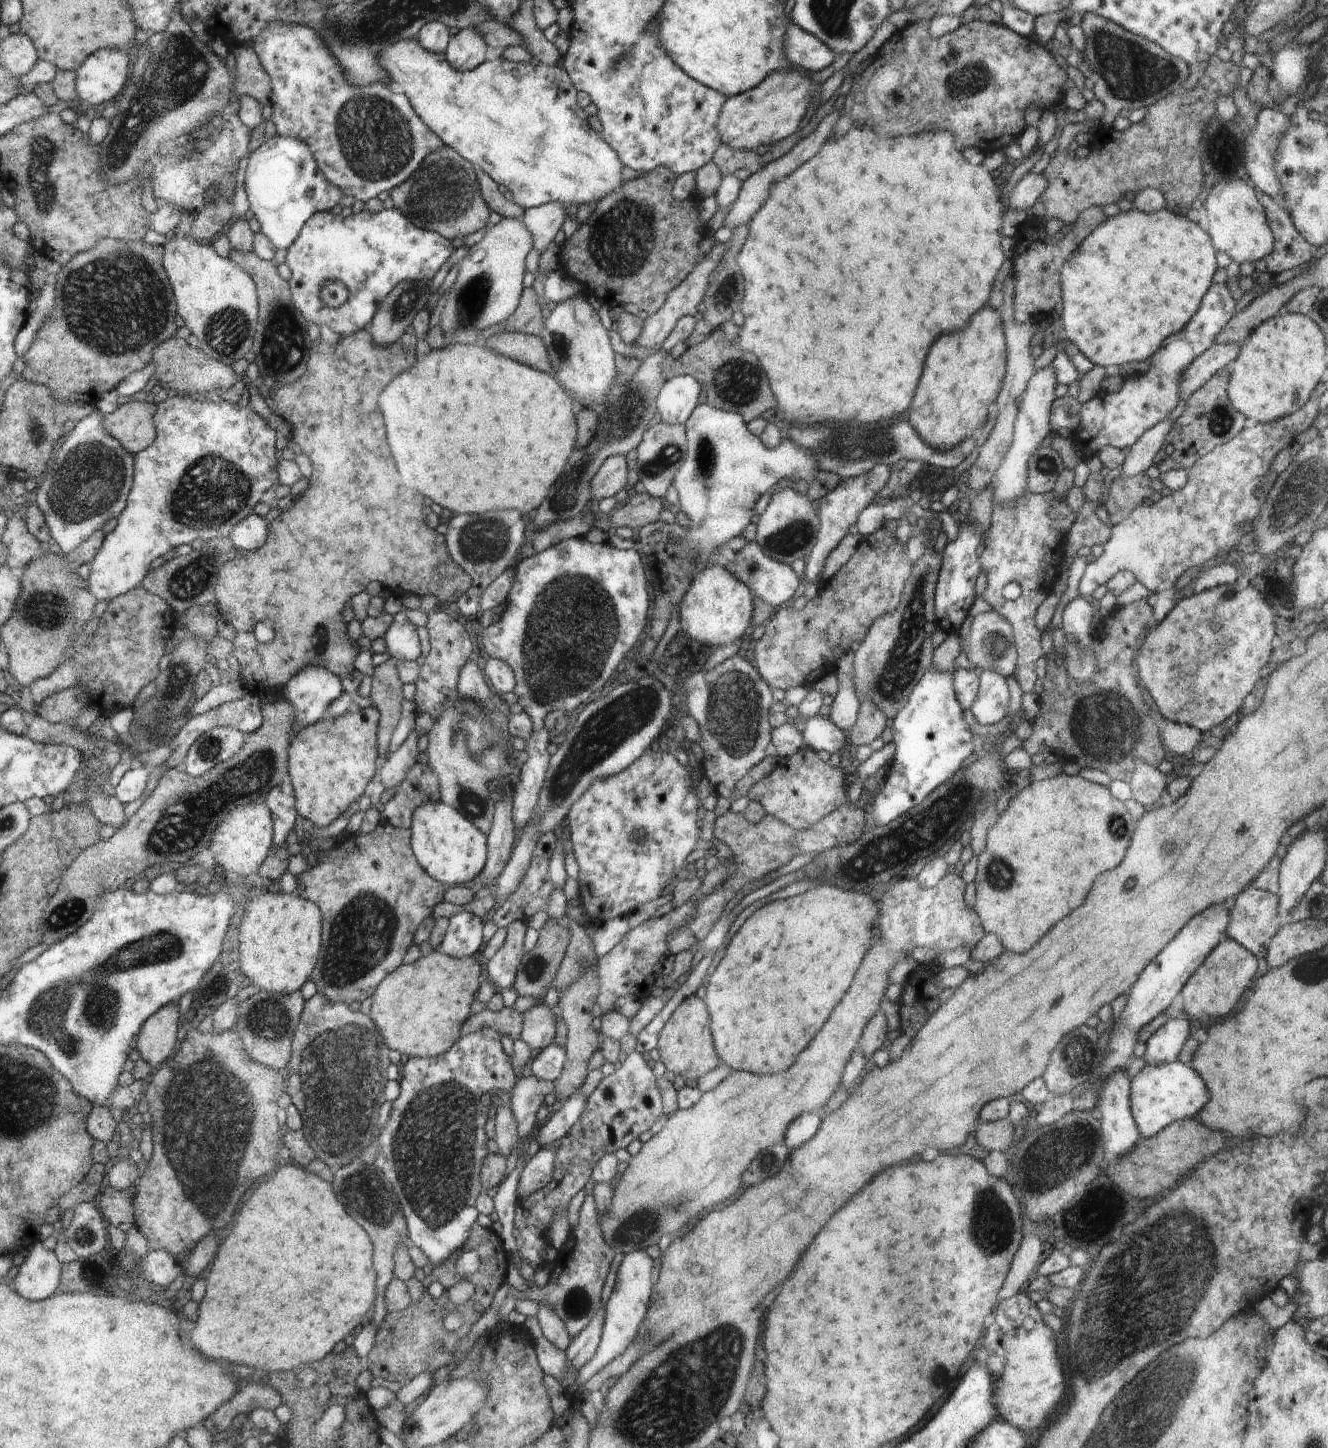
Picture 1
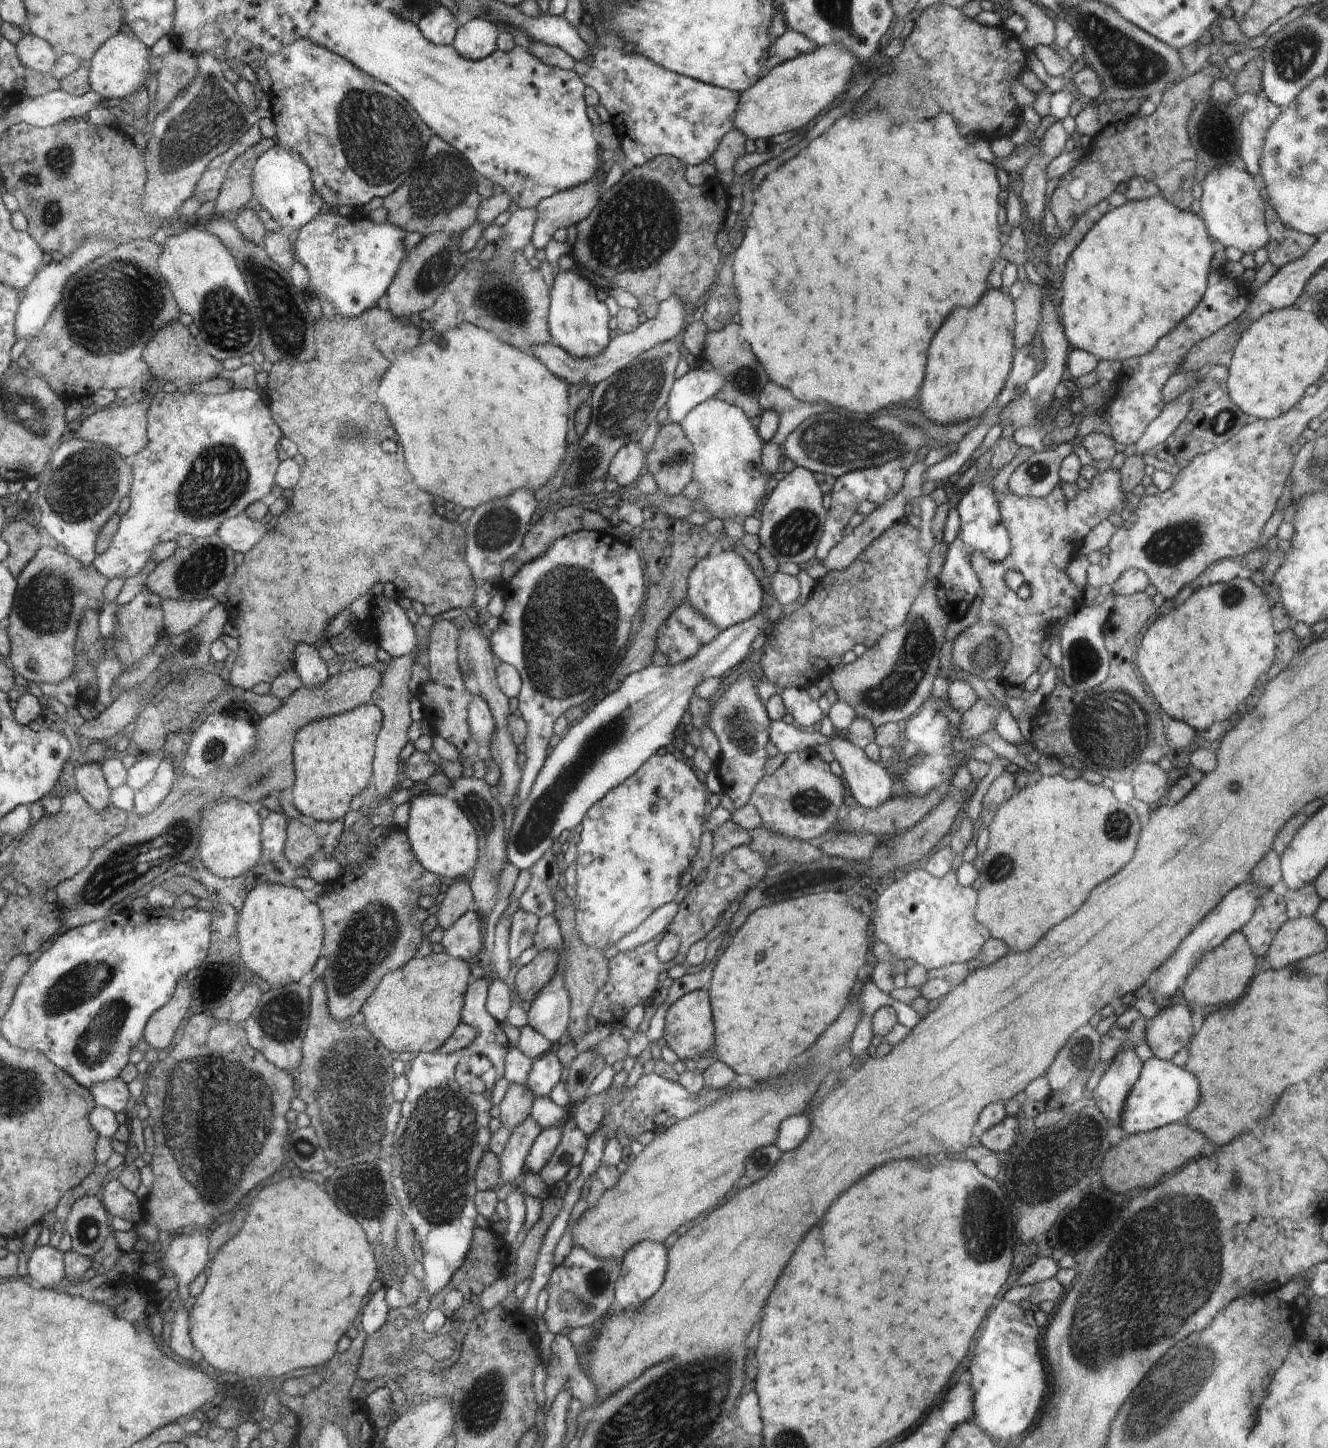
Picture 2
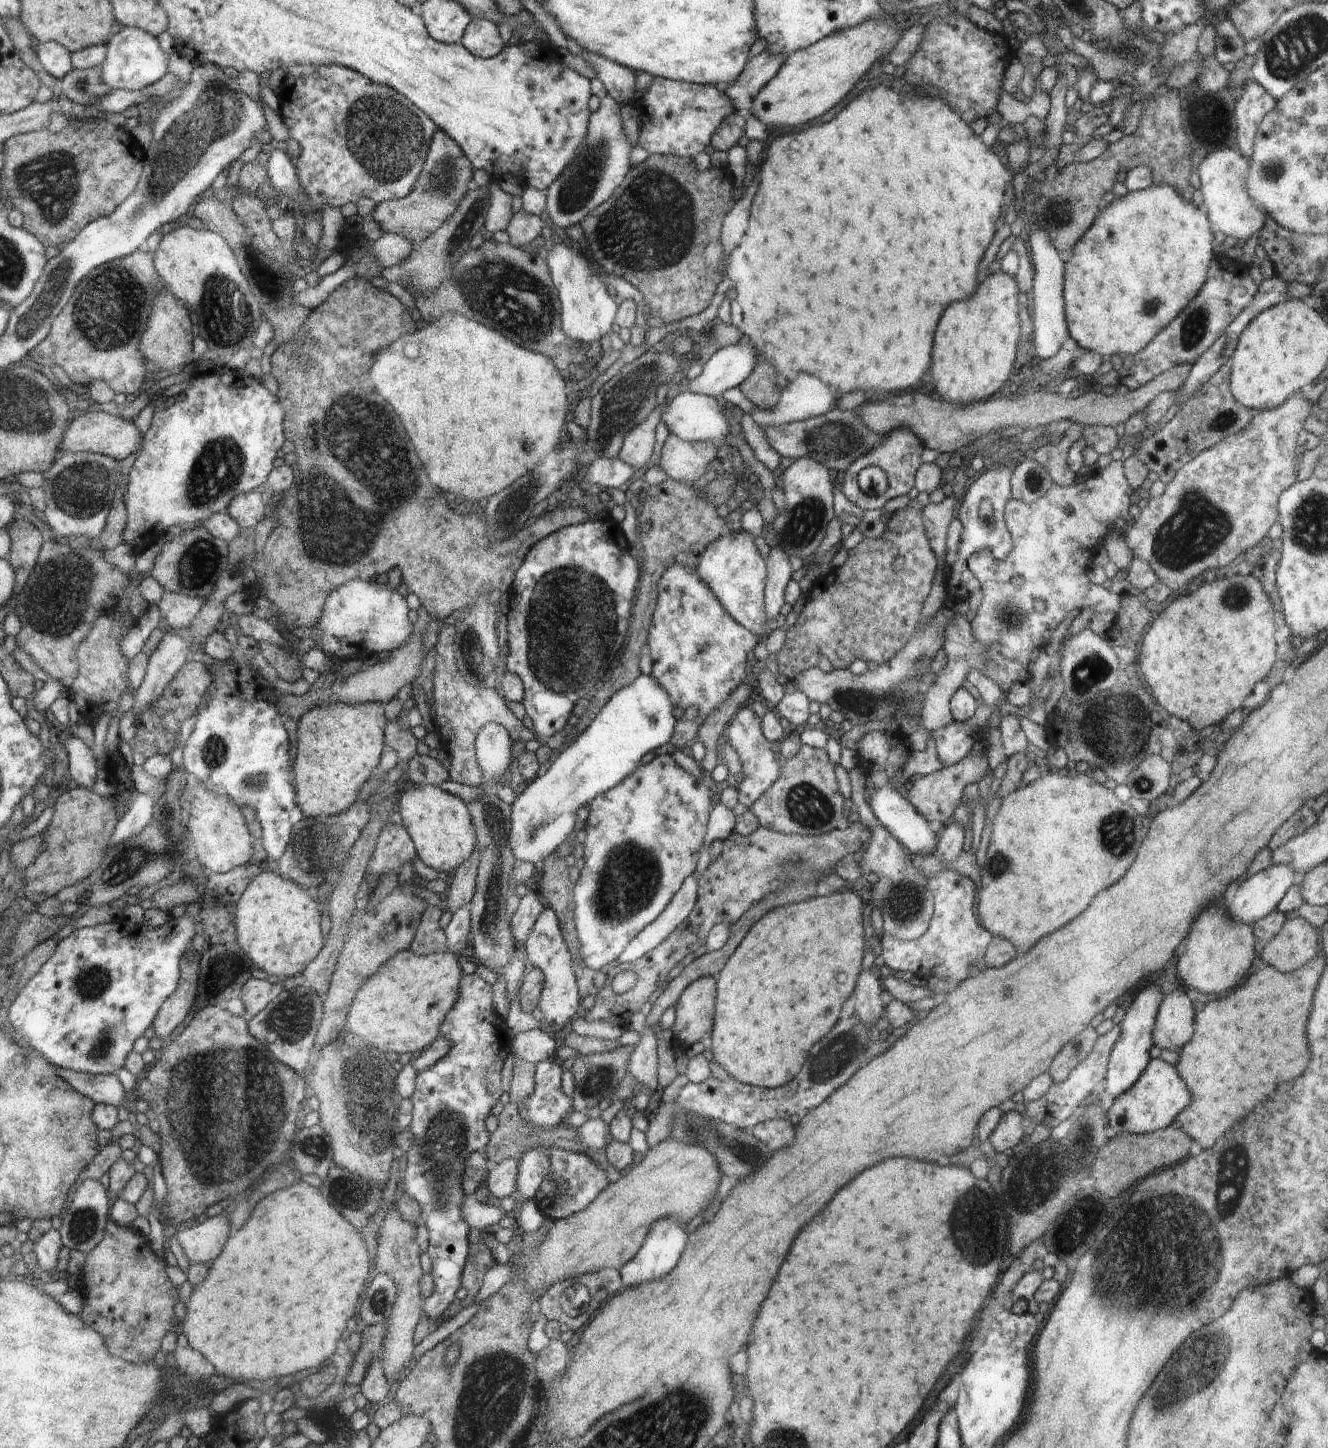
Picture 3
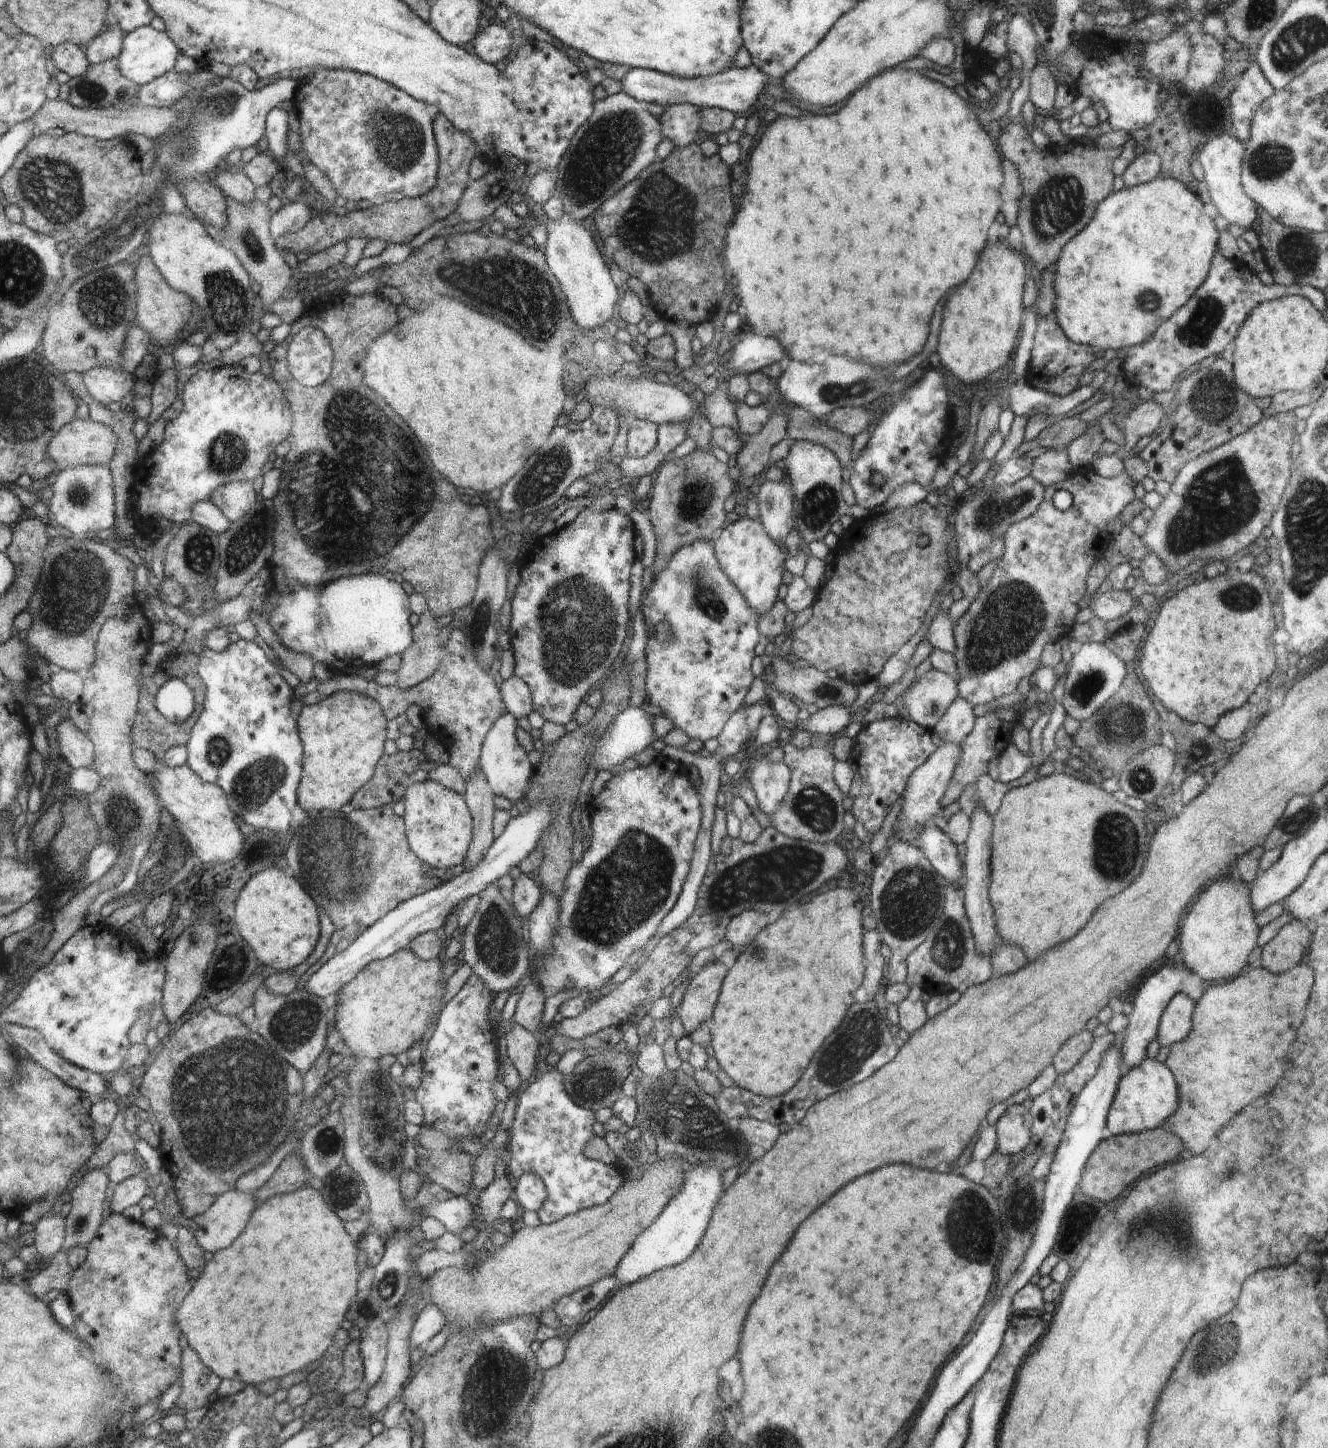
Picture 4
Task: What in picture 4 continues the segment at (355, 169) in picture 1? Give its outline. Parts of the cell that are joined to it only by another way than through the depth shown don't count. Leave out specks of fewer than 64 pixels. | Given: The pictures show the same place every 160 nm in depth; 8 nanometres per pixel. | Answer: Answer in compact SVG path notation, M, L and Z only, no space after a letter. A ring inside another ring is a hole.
M322 69L298 81L290 106L298 112L306 160L331 180L337 196L379 205L421 197L437 186L434 110L404 89L361 72Z

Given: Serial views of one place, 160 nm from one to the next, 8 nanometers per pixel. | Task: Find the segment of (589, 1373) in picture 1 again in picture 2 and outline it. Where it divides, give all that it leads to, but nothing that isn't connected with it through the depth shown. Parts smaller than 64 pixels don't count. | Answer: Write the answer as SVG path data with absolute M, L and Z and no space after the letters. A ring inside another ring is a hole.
M658 1241L638 1243L626 1254L621 1262L621 1269L614 1290L614 1306L612 1312L629 1311L644 1304L652 1294L656 1294L666 1274L666 1247Z

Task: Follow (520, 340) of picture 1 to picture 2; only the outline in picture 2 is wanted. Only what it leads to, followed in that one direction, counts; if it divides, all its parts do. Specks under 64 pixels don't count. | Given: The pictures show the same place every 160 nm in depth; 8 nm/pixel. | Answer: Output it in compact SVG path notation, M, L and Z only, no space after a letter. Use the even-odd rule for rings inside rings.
M674 295L668 297L660 303L657 315L652 319L648 318L647 322L638 325L632 332L614 335L613 342L605 348L604 352L590 358L580 358L567 353L562 347L556 344L537 345L533 348L531 354L542 361L551 371L562 380L570 381L570 384L588 384L596 386L601 380L609 379L610 376L628 367L637 356L644 354L657 344L672 341L676 338L684 326L684 315L687 311L686 306L679 298Z

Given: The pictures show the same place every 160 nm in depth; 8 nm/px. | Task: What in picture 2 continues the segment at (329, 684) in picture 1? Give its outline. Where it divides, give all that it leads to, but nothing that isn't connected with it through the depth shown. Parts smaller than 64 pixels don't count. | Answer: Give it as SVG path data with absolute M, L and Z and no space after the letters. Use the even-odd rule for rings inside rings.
M301 642L294 651L294 667L304 687L324 684L333 673L314 645Z

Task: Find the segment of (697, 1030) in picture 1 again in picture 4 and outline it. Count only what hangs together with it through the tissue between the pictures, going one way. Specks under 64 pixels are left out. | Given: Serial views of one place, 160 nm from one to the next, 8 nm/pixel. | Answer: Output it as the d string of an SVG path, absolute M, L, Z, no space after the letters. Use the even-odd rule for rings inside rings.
M714 960L702 969L698 969L688 982L679 1004L679 1018L689 1036L704 1020L714 1012L720 986L724 984L726 966L722 961Z

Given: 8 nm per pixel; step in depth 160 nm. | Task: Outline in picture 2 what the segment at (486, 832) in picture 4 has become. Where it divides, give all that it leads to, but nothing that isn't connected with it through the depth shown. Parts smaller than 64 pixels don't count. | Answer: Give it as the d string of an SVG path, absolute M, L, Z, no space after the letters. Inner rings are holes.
M460 878L449 886L444 900L436 914L438 925L443 930L449 929L465 912L473 909L473 892L469 880Z

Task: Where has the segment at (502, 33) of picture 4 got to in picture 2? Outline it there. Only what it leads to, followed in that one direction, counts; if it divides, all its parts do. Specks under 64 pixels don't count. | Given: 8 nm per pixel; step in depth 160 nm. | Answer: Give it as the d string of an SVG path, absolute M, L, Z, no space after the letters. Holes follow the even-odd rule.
M472 17L462 23L455 43L451 45L468 60L480 60L497 49L499 33L498 26L492 21Z

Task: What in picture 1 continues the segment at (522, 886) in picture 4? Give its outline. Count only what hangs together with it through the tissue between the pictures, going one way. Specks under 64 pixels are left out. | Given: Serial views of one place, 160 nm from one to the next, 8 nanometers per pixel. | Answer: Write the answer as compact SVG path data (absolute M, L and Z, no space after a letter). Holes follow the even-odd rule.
M514 921L507 926L507 935L504 944L496 951L496 954L484 962L488 979L493 981L497 990L513 986L516 982L517 971L524 961L524 940L528 927L524 921Z

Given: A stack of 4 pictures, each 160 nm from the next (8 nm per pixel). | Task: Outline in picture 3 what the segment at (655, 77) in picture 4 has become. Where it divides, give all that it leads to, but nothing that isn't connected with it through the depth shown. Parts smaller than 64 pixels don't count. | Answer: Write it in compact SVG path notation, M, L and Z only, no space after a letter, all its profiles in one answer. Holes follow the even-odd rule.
M762 51L749 60L744 72L733 83L716 87L730 98L734 110L745 115L750 114L754 97L772 80L785 60L785 55ZM590 53L586 59L596 70L597 77L606 87L608 95L623 105L635 98L636 73L631 68Z

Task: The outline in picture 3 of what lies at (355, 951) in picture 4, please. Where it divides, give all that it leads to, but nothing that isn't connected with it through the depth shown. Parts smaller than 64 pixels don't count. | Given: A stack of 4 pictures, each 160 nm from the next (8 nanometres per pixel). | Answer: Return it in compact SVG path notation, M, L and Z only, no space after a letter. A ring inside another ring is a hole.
M640 675L630 686L615 692L602 707L596 718L584 732L576 736L570 744L559 749L542 772L530 782L526 782L518 792L511 806L511 827L508 844L514 860L540 864L570 836L576 824L576 811L595 802L598 795L622 782L630 772L636 770L638 760L658 746L666 744L674 732L674 714L672 714L672 697L650 675Z

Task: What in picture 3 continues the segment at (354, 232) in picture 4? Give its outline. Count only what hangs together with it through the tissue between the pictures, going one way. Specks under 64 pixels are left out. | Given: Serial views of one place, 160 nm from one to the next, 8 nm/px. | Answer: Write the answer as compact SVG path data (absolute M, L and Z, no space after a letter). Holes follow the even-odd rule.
M439 128L433 134L427 159L410 194L401 199L377 204L370 216L384 233L405 236L416 245L434 234L437 228L457 210L457 204L472 185L473 172L473 163L465 155L461 145Z

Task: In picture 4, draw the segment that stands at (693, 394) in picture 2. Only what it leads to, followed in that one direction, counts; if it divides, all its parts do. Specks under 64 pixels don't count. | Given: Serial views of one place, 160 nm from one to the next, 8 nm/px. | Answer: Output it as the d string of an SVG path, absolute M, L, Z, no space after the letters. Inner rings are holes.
M744 334L743 338L730 350L730 366L734 375L737 373L749 376L763 366L774 362L780 362L786 352L782 344L776 338L770 336L756 336L756 334Z

